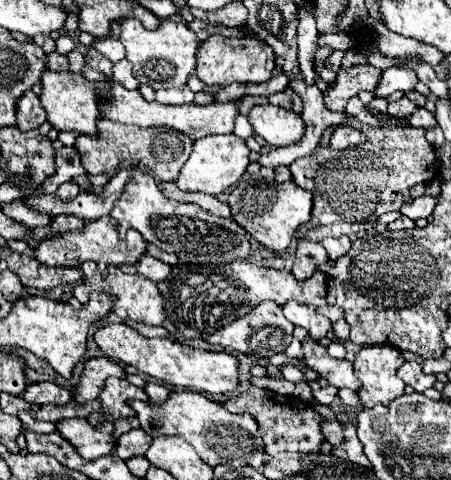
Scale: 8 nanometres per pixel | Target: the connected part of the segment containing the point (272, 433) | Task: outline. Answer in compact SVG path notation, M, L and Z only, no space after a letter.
M252 386L248 392L230 398L224 404L226 410L234 414L252 414L260 424L260 434L264 436L264 444L268 454L274 458L302 458L308 454L320 454L320 446L326 442L322 434L322 416L306 402L296 396L280 396L270 390L260 390Z

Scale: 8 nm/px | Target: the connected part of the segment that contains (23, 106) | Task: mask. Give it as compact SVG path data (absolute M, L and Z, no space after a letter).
M32 90L22 96L22 100L16 104L16 118L20 130L36 130L46 122L46 112L40 106L40 96Z

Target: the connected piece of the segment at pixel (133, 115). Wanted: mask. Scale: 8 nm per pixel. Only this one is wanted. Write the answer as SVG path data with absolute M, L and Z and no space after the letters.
M108 80L108 82L112 84L112 104L110 104L110 110L108 110L108 120L114 120L114 122L136 124L140 128L148 128L148 126L168 126L168 128L180 130L190 140L198 140L198 138L204 138L208 134L232 134L234 132L234 120L240 114L240 100L242 98L236 98L236 100L230 100L230 102L212 102L208 106L200 106L200 104L190 104L190 106L164 106L160 102L148 102L148 100L144 100L144 96L138 90L126 90L118 82L112 82L112 80Z

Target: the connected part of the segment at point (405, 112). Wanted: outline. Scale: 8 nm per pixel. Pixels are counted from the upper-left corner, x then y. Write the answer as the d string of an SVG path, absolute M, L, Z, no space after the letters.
M404 96L404 98L400 98L400 100L388 104L388 114L390 114L392 118L396 118L396 120L402 120L402 118L410 116L412 112L416 112L416 108L418 108L418 106L412 104L412 102Z

